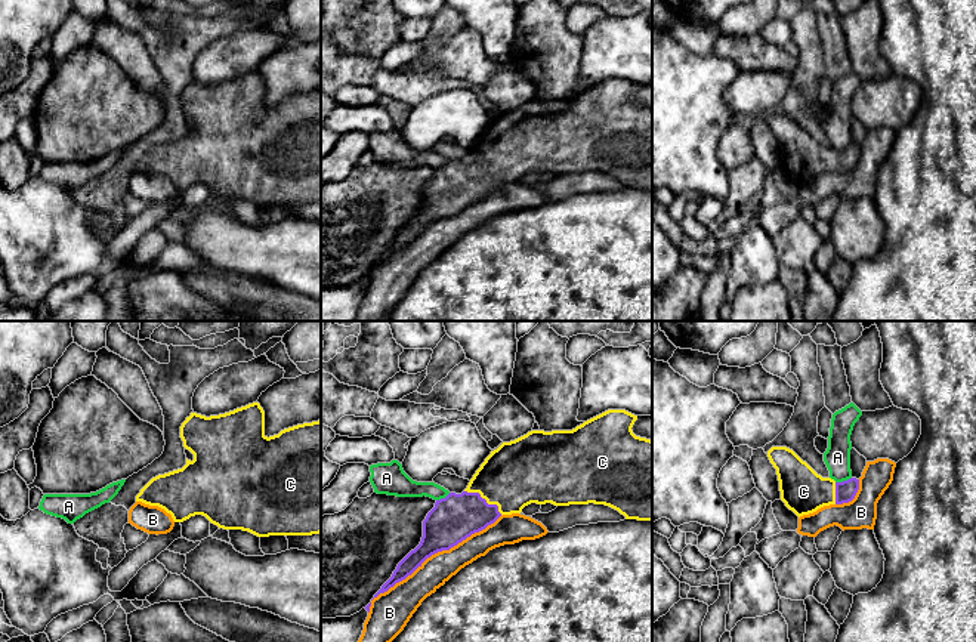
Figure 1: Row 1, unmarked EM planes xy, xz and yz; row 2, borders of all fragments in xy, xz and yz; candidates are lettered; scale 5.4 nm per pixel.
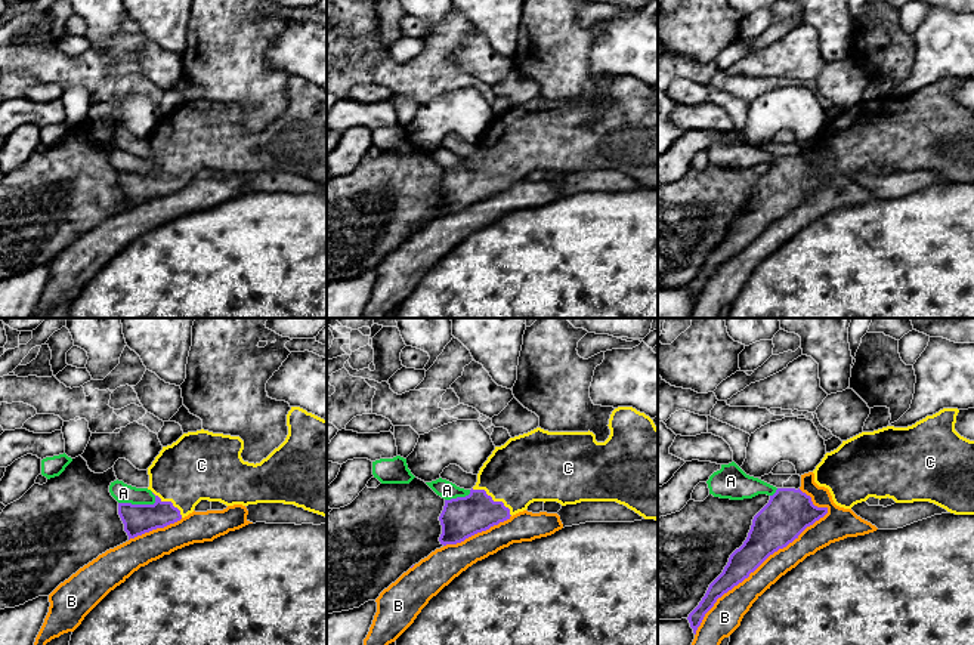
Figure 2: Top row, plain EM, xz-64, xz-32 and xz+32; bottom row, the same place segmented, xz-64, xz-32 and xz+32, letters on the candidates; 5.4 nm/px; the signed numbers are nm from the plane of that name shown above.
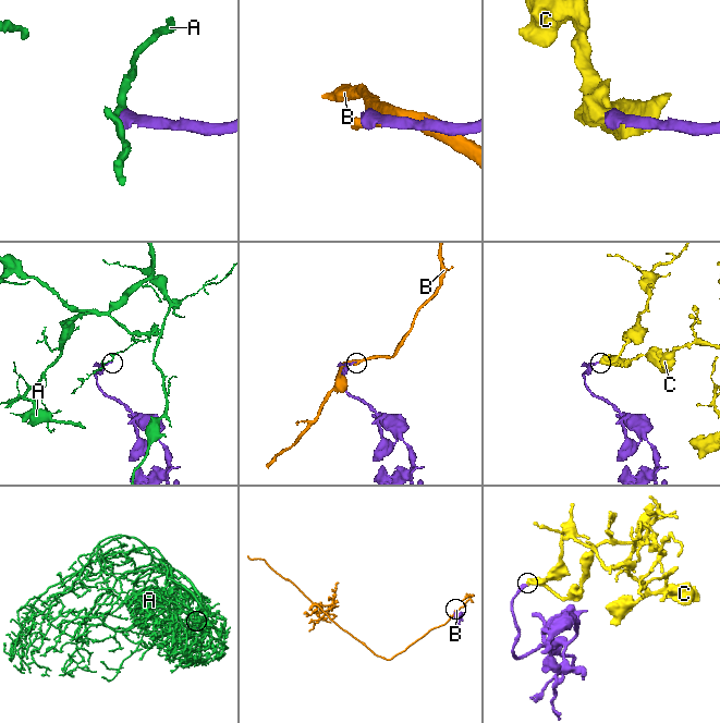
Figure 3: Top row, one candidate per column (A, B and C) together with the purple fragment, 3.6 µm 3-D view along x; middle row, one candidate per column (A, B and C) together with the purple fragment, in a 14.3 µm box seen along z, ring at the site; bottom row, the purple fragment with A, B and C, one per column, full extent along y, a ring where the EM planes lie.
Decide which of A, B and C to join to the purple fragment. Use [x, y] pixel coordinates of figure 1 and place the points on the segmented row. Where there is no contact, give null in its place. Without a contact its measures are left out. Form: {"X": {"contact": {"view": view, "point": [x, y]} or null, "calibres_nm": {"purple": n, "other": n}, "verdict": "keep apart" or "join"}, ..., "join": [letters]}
{"A": {"contact": {"view": "yz", "point": [843, 481]}, "calibres_nm": {"purple": 110, "other": 140}, "verdict": "keep apart"}, "B": {"contact": {"view": "xz", "point": [431, 555]}, "calibres_nm": {"purple": 260, "other": 160}, "verdict": "keep apart"}, "C": {"contact": {"view": "xz", "point": [485, 500]}, "calibres_nm": {"purple": 260, "other": 360}, "verdict": "join"}, "join": ["C"]}

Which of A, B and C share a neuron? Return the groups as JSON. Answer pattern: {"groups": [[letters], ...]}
{"groups": [["A"], ["B"], ["C"]]}

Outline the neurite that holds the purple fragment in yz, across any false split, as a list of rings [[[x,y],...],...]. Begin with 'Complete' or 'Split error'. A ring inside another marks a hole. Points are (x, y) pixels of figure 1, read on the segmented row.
Split error. [[[772,447],[767,457],[776,469],[781,500],[799,518],[816,512],[830,504],[843,504],[855,499],[859,490],[859,479],[850,478],[843,482],[836,482],[831,478],[822,478],[806,462],[803,462],[793,450],[787,447]]]

